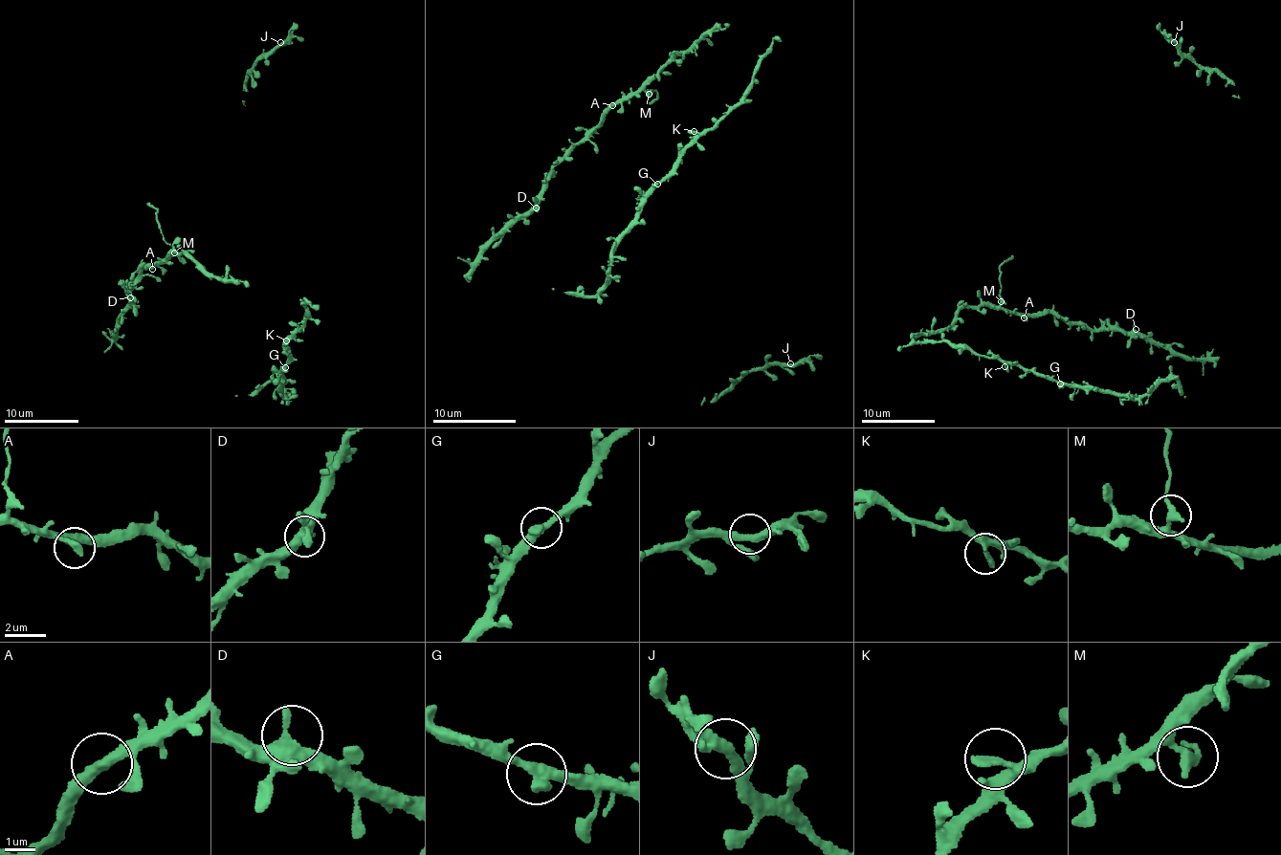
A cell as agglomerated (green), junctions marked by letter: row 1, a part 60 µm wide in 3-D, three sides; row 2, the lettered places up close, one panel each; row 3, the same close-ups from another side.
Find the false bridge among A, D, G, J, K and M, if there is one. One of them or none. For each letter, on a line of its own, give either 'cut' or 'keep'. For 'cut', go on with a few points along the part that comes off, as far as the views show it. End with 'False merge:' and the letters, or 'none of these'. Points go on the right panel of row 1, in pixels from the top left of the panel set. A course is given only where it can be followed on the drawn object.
A: keep
D: keep
G: keep
J: keep
K: keep
M: cut; foreign part runs (1002, 301), (999, 267), (1013, 256)
False merge: M

